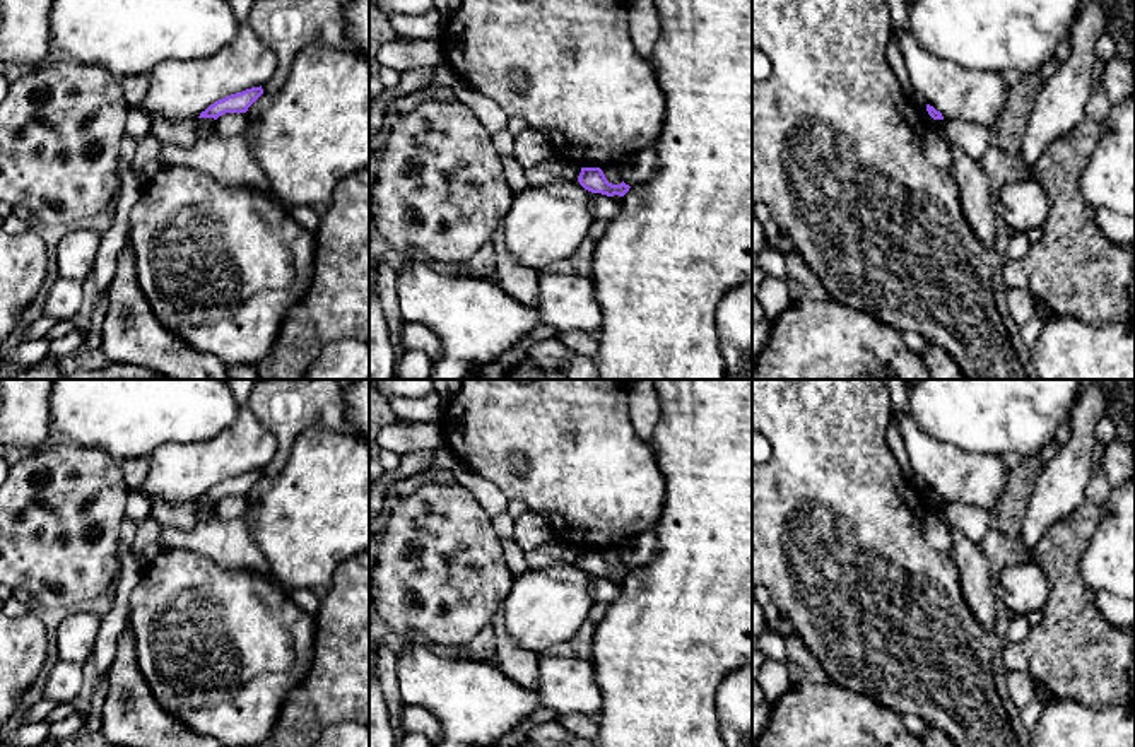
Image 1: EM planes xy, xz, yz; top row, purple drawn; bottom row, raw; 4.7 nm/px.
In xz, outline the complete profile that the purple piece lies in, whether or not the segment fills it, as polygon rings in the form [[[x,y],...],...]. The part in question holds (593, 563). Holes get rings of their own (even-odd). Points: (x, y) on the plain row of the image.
[[[581,550],[578,564],[585,573],[591,576],[602,576],[607,579],[624,579],[631,571],[624,564],[620,568],[609,566],[600,550]]]

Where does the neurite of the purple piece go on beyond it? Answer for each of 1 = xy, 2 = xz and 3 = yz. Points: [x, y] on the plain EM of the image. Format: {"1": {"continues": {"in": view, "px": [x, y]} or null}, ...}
{"1": {"continues": null}, "2": {"continues": null}, "3": {"continues": null}}

